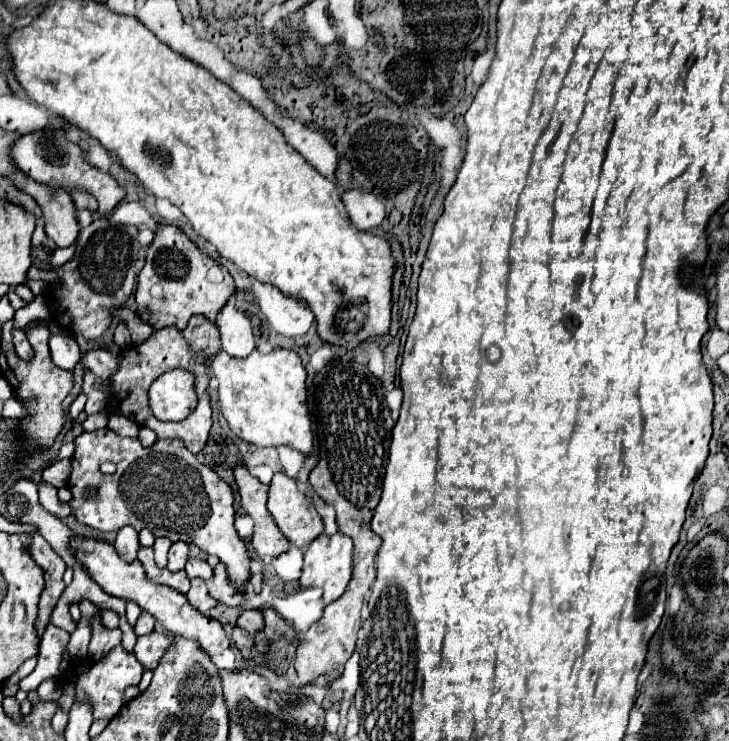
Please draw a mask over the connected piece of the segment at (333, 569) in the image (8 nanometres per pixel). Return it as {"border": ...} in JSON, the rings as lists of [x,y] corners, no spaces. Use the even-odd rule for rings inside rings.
{"border":[[[342,533],[320,535],[318,539],[314,539],[308,545],[308,549],[304,553],[302,577],[298,581],[300,587],[320,587],[324,591],[322,599],[328,605],[346,591],[350,577],[352,577],[352,541],[346,535],[342,535]]]}

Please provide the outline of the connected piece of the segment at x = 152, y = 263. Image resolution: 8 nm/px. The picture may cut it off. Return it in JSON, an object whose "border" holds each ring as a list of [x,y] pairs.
{"border":[[[158,223],[154,231],[154,241],[146,249],[144,267],[138,275],[138,287],[134,293],[138,303],[136,313],[144,321],[148,321],[154,329],[162,329],[168,325],[184,329],[188,319],[196,313],[206,315],[208,319],[214,321],[216,313],[234,293],[234,281],[232,279],[224,279],[222,283],[206,281],[206,271],[212,265],[216,265],[216,261],[204,255],[180,227]]]}

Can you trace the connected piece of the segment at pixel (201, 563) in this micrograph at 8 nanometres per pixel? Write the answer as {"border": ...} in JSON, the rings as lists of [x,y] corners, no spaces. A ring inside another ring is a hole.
{"border":[[[194,557],[188,559],[188,563],[186,563],[186,573],[188,573],[190,579],[194,579],[194,577],[210,579],[210,575],[214,575],[214,573],[212,573],[212,567],[210,567],[204,559],[194,559]]]}

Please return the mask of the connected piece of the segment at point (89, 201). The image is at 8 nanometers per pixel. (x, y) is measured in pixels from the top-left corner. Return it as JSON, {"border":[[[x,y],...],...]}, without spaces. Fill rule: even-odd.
{"border":[[[74,189],[74,191],[70,191],[70,195],[72,195],[72,199],[74,199],[74,205],[78,205],[80,209],[88,209],[88,211],[96,211],[96,209],[98,209],[96,199],[94,199],[88,191],[78,191],[78,189]]]}

